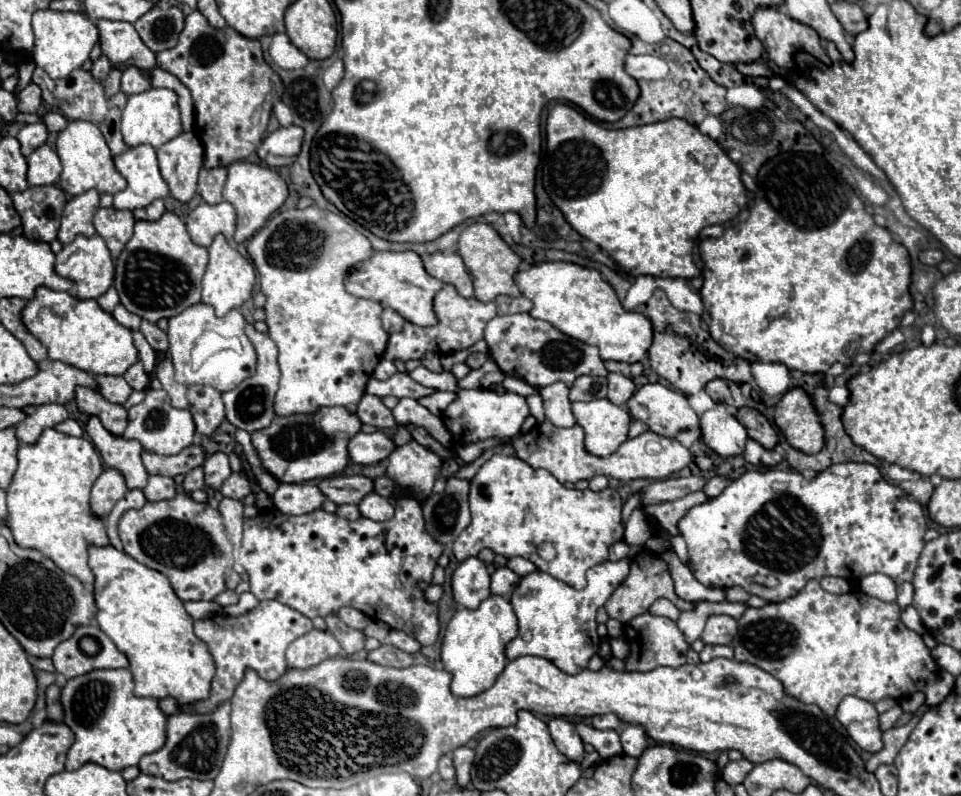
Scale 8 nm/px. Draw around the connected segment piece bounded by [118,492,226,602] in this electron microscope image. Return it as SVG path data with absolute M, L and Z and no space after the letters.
M176 494L172 500L164 502L146 502L140 510L126 510L118 520L118 534L124 546L124 552L136 558L140 564L162 572L168 576L176 596L180 600L214 600L220 592L226 590L224 572L226 564L206 566L202 562L208 548L212 548L208 536L192 524L192 520L206 512L208 504L194 502L188 494Z

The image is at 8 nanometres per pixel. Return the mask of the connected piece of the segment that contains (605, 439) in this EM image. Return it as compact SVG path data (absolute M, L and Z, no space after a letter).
M606 398L574 402L572 414L584 428L586 450L594 456L610 456L628 438L630 414Z

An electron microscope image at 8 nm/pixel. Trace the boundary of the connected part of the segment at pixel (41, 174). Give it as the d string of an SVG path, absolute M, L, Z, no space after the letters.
M40 146L28 158L28 184L30 186L48 186L56 184L62 172L58 154L50 146Z

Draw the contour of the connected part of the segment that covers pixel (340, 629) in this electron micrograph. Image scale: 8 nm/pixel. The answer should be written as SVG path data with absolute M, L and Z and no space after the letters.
M330 614L326 618L326 624L328 624L330 634L340 642L340 646L346 654L354 654L364 648L364 640L366 640L364 632L352 630L350 626L344 626L344 622L340 622L340 618L336 614Z

